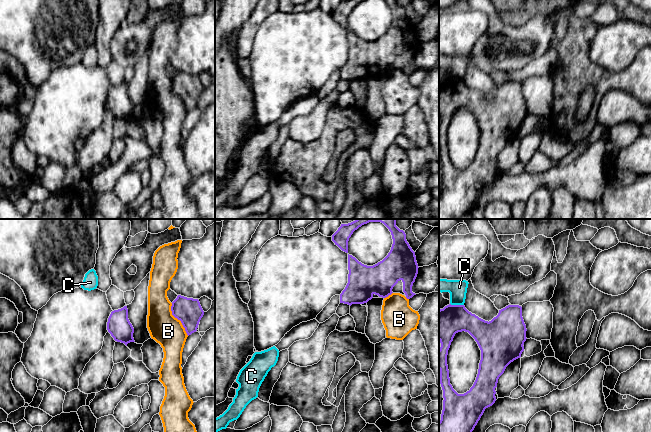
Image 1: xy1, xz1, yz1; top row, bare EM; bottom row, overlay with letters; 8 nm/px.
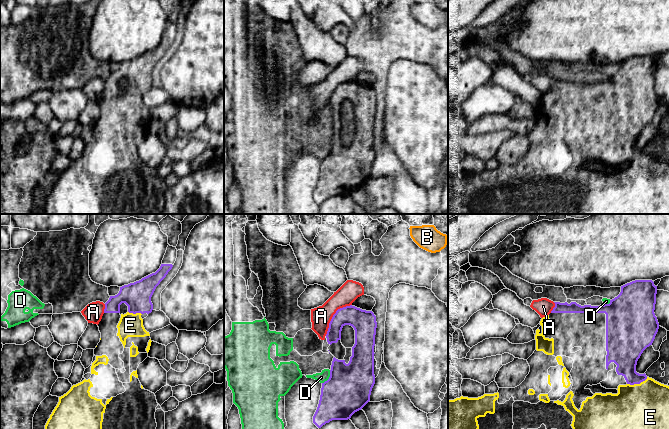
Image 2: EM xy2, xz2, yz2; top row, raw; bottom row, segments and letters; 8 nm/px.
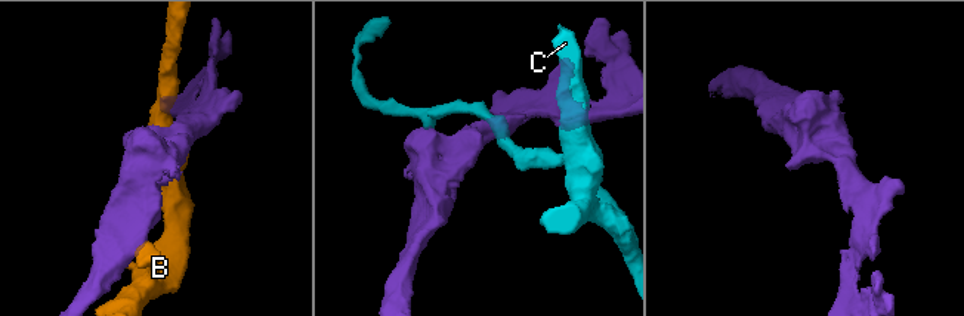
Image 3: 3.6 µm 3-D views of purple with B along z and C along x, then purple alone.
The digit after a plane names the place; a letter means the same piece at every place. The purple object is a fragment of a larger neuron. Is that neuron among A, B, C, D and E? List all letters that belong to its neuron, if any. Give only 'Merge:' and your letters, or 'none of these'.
Merge: E

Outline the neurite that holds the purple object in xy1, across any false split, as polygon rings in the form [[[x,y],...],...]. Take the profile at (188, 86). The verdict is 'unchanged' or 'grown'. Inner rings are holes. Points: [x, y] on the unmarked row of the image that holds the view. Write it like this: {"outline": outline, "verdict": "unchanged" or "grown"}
{"outline": [[[178,71],[172,78],[171,87],[172,91],[181,97],[188,112],[197,107],[199,98],[204,91],[198,75],[181,71]]], "verdict": "unchanged"}

